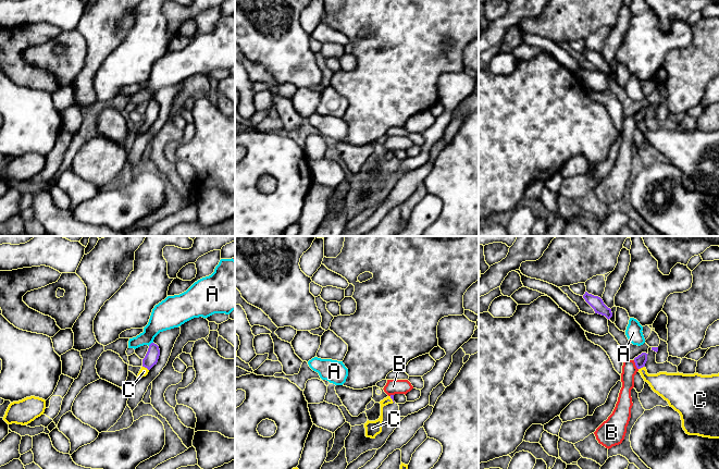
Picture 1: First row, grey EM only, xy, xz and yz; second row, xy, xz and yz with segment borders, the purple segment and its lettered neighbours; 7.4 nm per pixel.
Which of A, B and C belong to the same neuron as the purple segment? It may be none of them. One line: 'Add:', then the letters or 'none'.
Add: C

